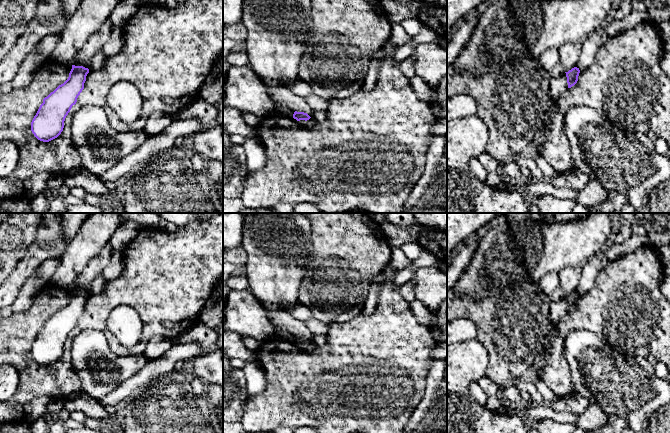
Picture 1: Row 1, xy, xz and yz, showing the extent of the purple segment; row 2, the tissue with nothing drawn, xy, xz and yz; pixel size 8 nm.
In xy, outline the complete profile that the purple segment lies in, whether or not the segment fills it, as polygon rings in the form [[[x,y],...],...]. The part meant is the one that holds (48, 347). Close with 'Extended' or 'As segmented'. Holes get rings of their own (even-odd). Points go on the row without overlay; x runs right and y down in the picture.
[[[72,289],[68,303],[43,323],[31,346],[34,360],[43,366],[57,362],[64,352],[64,345],[84,313],[89,293]]]. As segmented

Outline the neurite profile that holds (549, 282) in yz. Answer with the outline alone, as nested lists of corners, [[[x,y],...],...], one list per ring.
[[[548,273],[542,277],[539,283],[541,293],[551,297],[554,290],[559,287],[559,284],[558,273]]]

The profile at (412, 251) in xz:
[[[417,243],[404,244],[400,247],[400,249],[404,252],[405,256],[411,261],[417,259],[423,252],[423,248]]]

